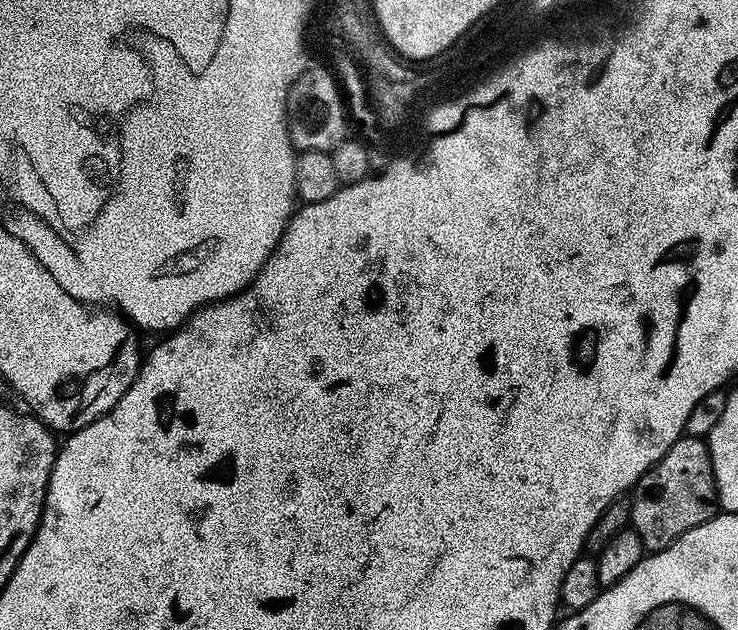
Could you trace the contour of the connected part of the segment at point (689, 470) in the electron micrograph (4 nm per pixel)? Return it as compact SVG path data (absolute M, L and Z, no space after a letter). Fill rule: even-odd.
M687 434L666 450L666 454L636 483L630 492L630 524L639 531L645 549L665 548L682 534L702 526L717 515L716 479L708 457L708 445L699 436ZM687 516L692 516L687 520Z

